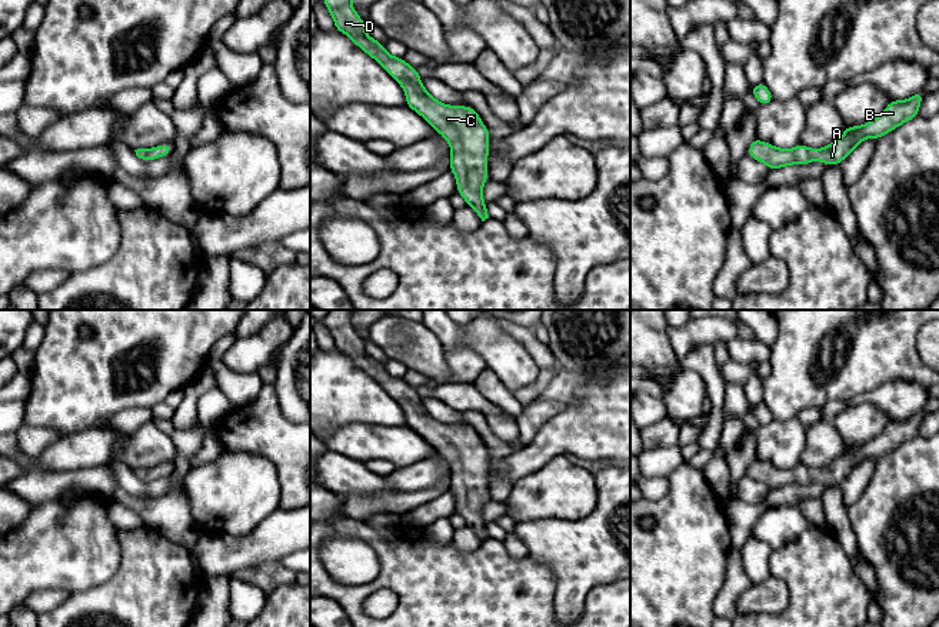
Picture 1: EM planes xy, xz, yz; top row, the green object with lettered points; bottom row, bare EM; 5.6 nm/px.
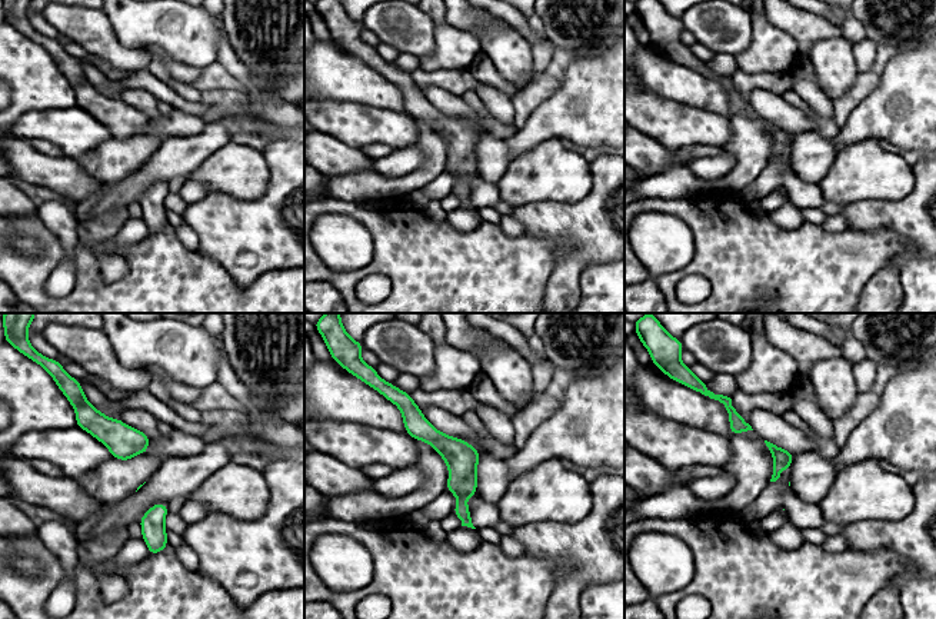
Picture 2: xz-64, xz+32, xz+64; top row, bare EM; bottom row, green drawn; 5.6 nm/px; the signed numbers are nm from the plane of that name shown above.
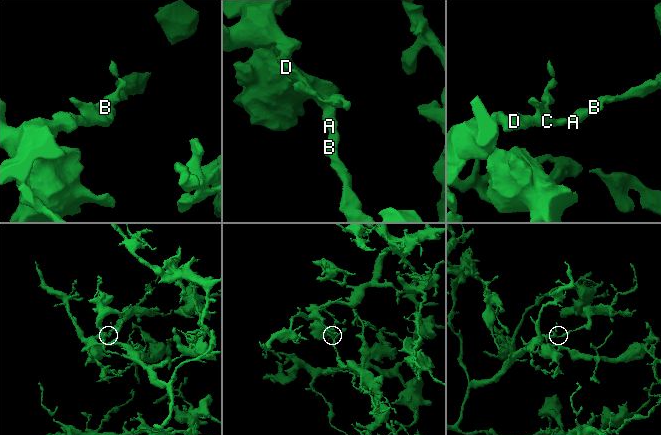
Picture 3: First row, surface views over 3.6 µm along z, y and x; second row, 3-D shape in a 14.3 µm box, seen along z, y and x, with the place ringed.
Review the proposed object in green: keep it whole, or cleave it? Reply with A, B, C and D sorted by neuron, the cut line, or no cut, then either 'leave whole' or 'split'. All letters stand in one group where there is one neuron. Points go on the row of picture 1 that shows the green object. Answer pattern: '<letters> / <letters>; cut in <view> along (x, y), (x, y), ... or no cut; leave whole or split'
A B C D; no cut; leave whole

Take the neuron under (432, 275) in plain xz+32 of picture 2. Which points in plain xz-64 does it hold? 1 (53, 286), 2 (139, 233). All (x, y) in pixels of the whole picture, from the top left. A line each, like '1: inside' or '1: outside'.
1: outside
2: outside

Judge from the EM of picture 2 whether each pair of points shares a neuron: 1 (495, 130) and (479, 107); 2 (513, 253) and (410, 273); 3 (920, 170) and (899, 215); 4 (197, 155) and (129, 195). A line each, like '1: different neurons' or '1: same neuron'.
1: same neuron
2: same neuron
3: same neuron
4: same neuron

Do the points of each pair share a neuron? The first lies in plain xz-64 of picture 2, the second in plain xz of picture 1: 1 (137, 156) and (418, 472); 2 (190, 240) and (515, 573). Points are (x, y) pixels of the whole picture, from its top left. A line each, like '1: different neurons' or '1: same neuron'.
1: same neuron
2: different neurons

